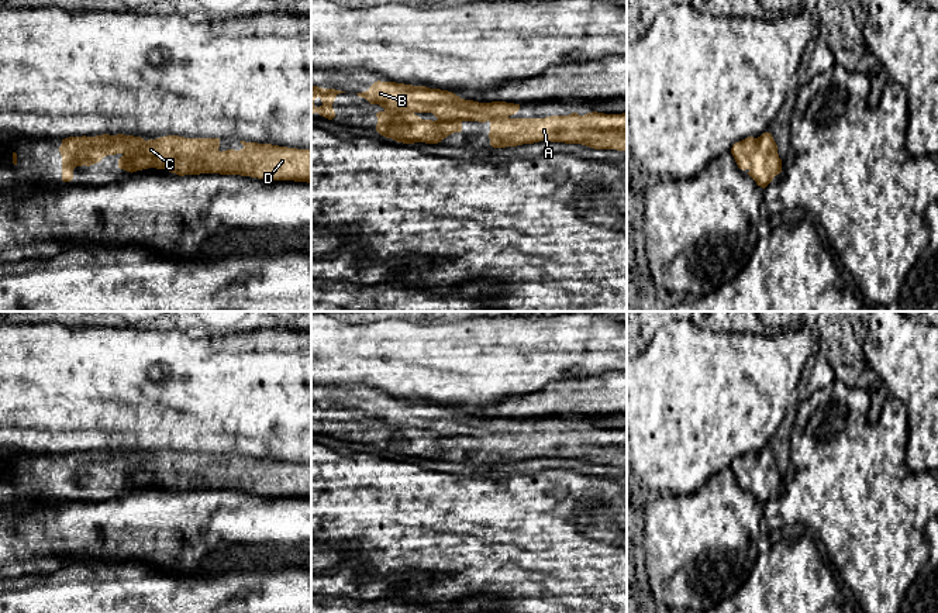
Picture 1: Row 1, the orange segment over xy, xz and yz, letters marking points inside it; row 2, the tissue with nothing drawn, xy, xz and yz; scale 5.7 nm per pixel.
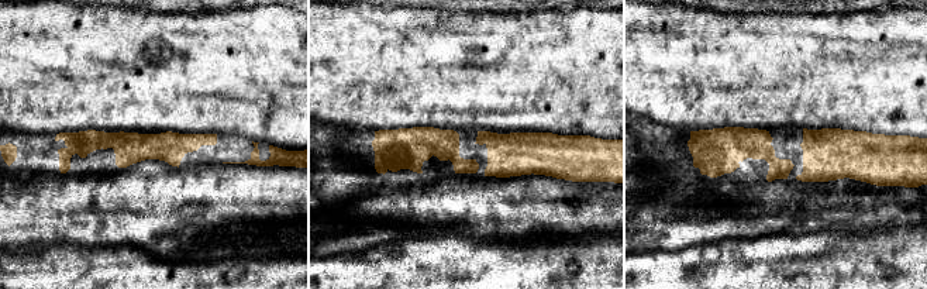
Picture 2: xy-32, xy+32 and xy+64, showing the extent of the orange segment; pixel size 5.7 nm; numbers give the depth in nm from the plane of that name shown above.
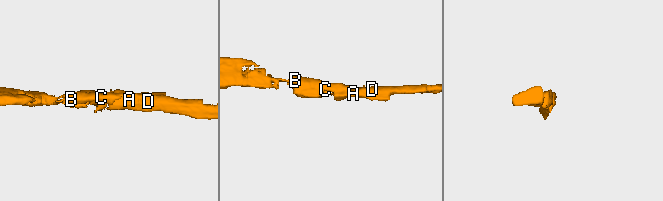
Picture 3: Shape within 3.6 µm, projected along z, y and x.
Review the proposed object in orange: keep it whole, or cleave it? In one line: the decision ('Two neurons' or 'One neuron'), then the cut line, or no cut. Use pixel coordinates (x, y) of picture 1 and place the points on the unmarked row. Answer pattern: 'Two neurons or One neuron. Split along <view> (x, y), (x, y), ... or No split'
One neuron. No split

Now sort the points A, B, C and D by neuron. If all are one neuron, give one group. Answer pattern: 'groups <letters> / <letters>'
groups A B C D

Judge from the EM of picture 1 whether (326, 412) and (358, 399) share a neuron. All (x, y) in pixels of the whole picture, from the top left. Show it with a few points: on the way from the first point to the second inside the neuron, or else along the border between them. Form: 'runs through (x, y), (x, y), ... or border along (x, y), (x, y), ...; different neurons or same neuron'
runs through (334, 403), (338, 399), (349, 399); same neuron

